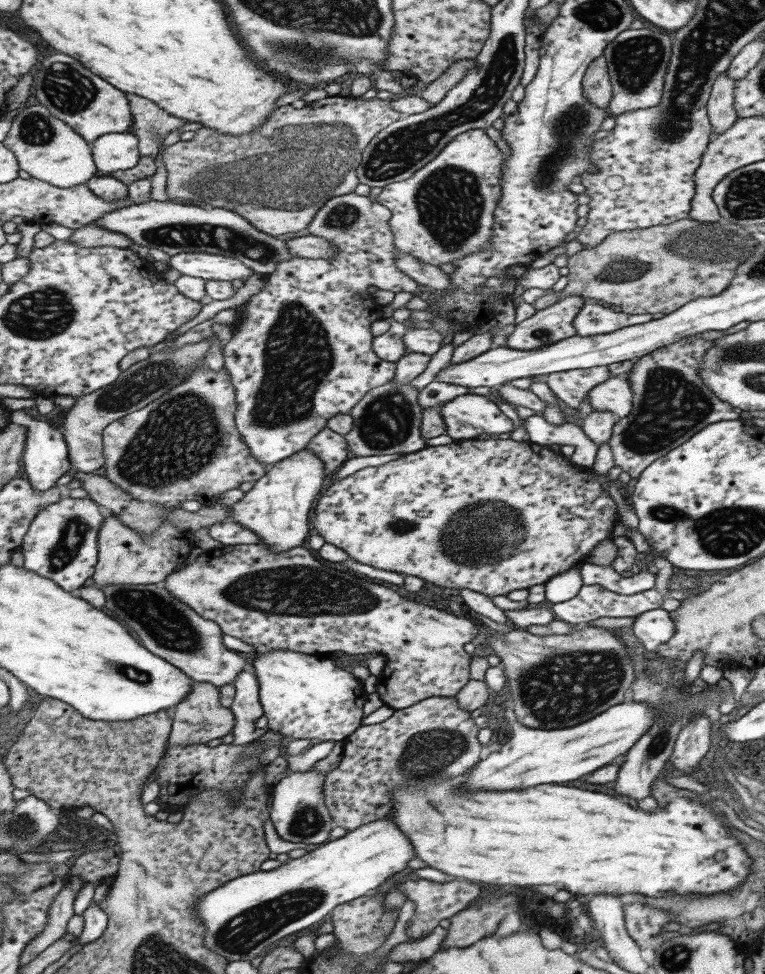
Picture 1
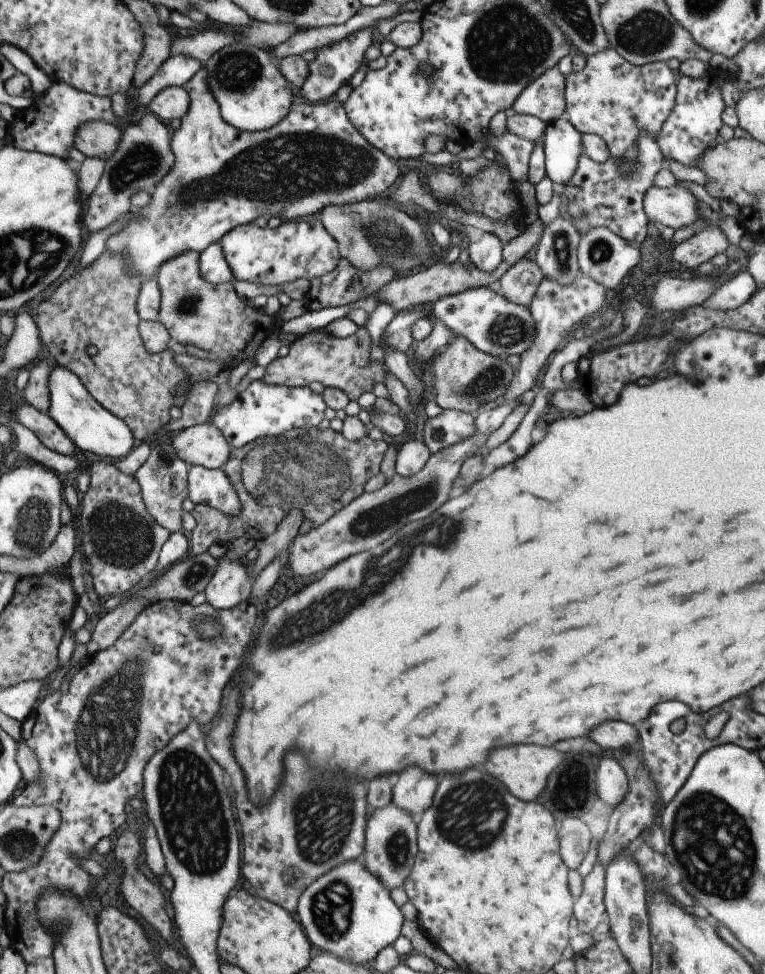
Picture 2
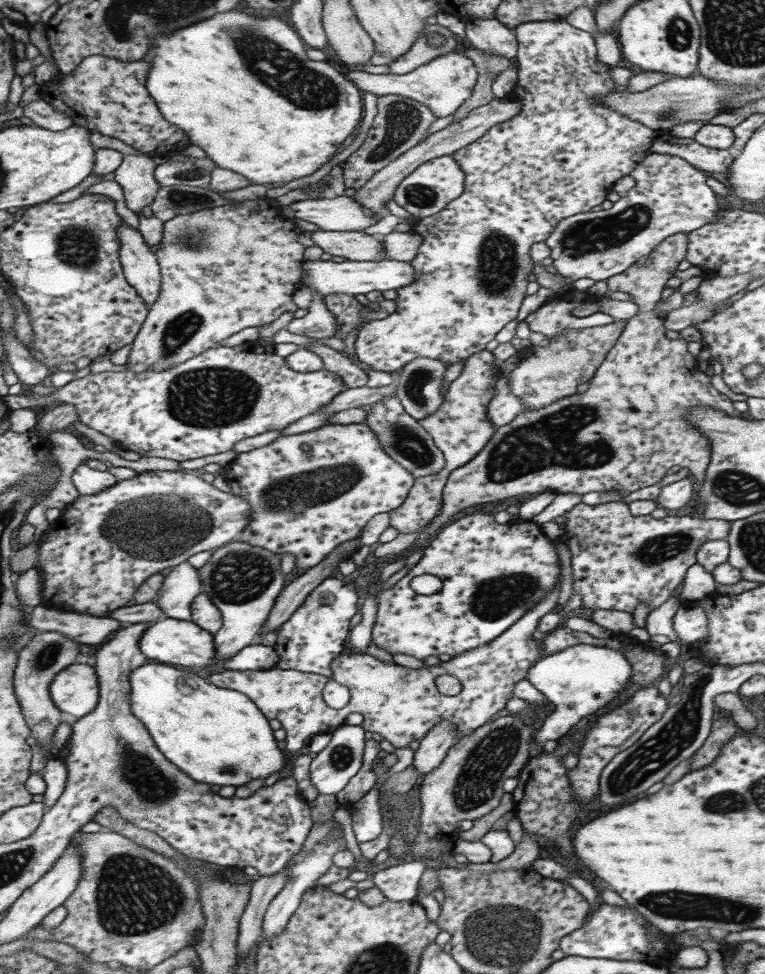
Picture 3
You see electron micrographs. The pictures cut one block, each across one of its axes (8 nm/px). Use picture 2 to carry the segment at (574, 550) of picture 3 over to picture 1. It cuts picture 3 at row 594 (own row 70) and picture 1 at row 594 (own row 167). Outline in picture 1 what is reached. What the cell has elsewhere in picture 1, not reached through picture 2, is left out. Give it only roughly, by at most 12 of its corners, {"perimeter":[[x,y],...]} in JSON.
{"perimeter":[[583,562],[584,585],[632,595],[655,588],[655,574],[624,577],[612,567]]}

